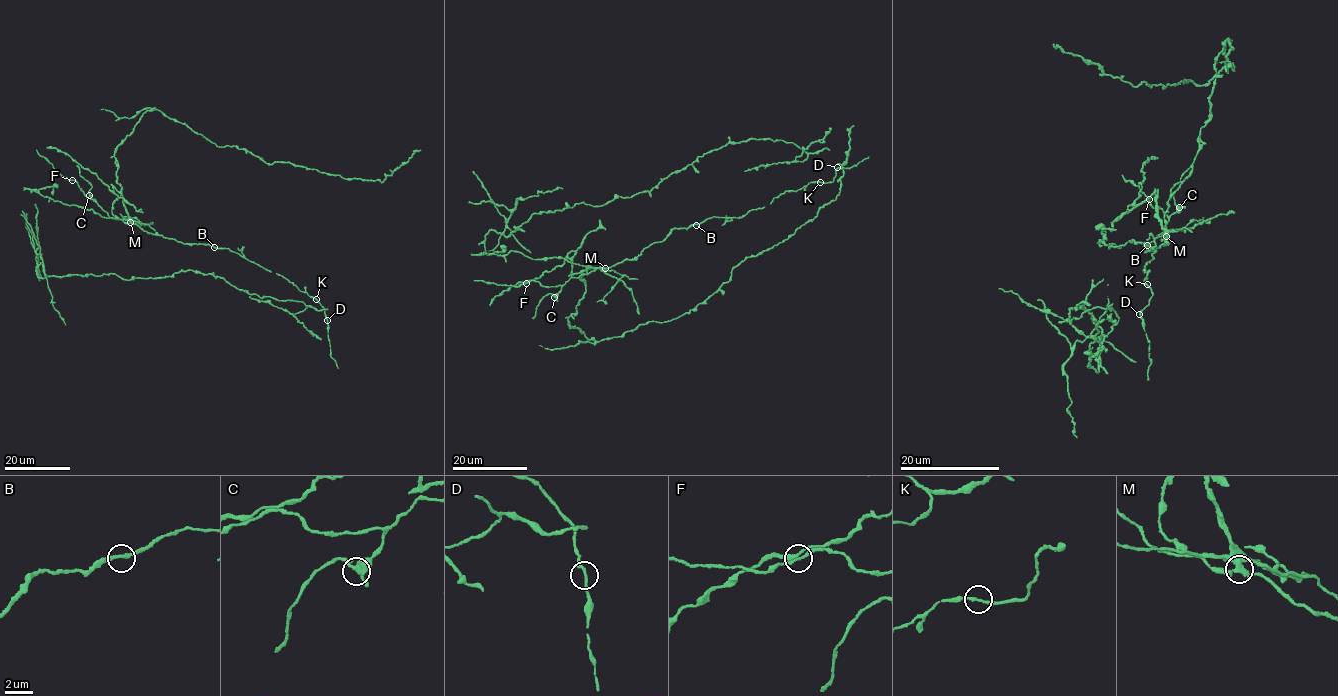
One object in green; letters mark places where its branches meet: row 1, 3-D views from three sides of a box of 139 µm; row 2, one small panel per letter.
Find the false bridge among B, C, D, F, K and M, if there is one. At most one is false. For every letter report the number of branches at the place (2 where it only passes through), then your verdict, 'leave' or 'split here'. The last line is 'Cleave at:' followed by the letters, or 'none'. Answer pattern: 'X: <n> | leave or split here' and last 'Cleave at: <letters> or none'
B: 2 | leave
C: 3 | leave
D: 2 | leave
F: 2 | leave
K: 2 | leave
M: 3 | split here
Cleave at: M

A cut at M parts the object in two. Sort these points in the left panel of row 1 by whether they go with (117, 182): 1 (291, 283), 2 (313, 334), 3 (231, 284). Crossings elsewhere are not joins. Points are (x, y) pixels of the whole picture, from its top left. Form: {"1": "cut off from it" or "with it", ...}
{"1": "cut off from it", "2": "with it", "3": "with it"}

